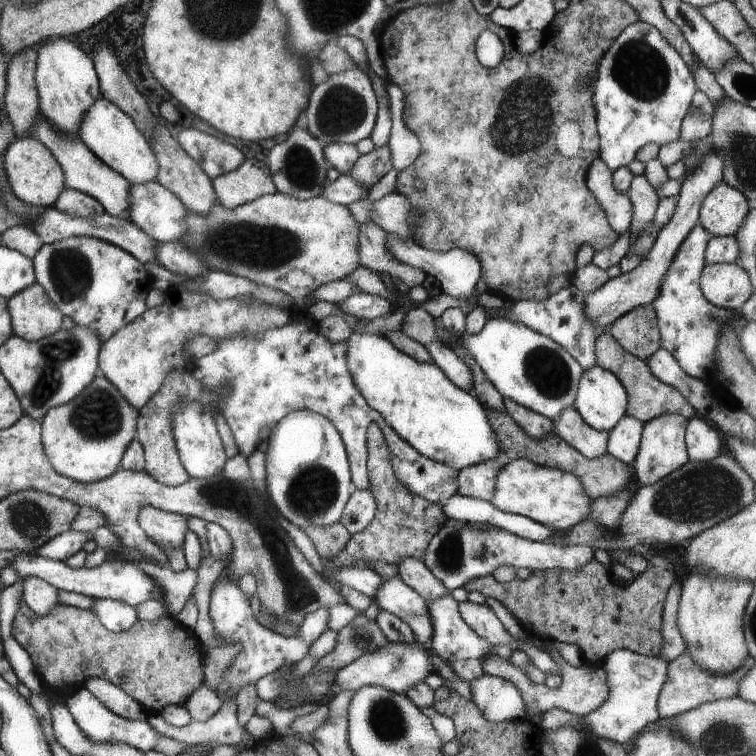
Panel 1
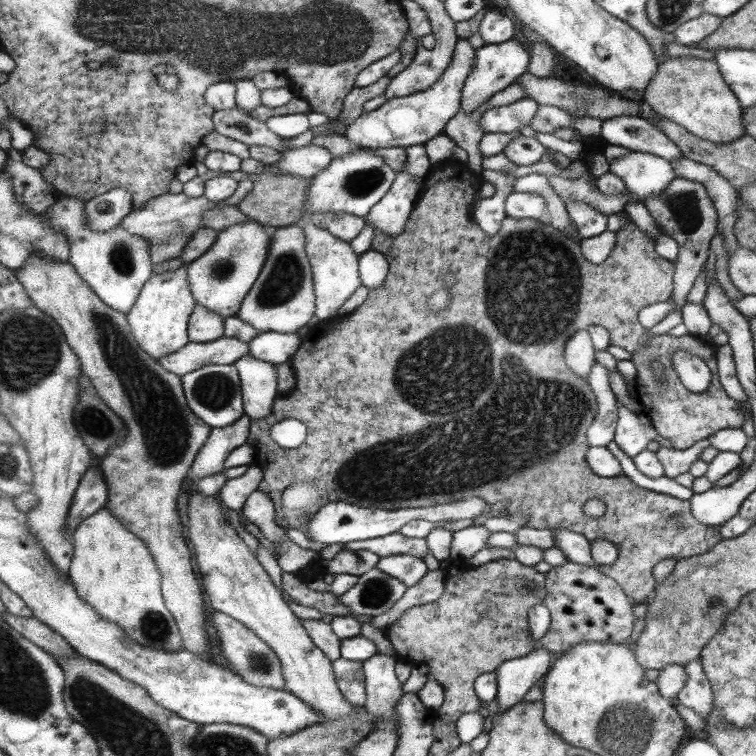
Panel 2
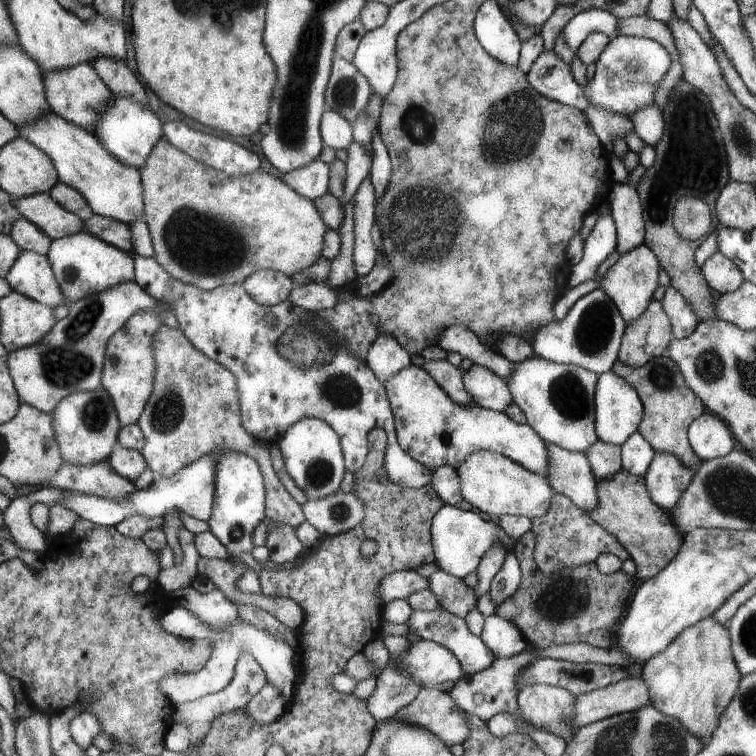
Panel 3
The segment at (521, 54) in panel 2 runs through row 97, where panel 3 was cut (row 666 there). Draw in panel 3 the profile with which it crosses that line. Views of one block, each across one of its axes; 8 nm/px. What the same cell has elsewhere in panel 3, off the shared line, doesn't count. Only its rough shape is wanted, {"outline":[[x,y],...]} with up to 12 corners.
{"outline":[[413,611],[409,633],[449,650],[466,676],[495,654],[464,618]]}

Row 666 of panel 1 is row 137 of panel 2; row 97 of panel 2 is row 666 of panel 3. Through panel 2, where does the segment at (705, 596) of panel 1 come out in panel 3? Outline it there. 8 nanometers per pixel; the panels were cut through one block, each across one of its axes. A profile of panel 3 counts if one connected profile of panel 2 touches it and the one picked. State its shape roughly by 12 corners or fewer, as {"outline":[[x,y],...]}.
{"outline":[[711,616],[642,666],[648,704],[707,745],[742,676]]}

